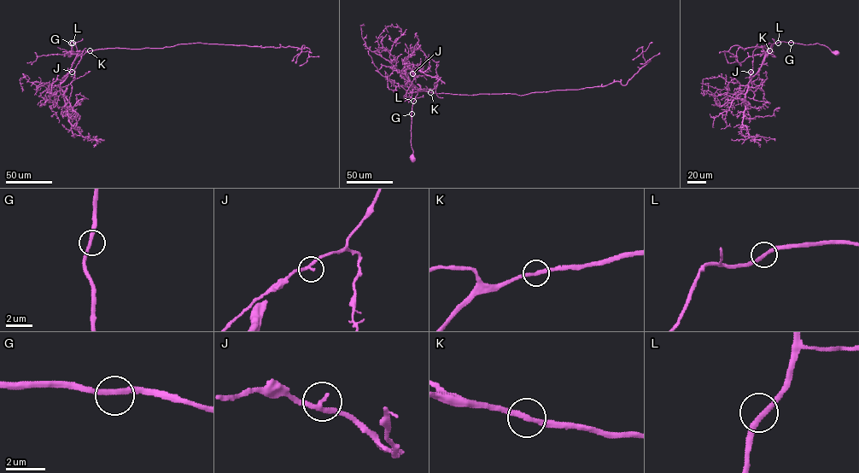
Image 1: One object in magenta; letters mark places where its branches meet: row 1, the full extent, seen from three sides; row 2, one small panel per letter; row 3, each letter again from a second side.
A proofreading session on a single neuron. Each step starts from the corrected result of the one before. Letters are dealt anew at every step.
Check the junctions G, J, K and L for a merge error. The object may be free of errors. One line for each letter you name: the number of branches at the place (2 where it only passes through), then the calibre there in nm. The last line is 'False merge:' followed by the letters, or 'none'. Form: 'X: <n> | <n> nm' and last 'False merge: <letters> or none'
False merge: none

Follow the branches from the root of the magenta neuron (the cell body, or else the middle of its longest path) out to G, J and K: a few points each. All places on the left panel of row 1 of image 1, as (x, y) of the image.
G: (72, 53), (71, 43)
J: (72, 53), (71, 42), (75, 43), (78, 55), (60, 87), (61, 79), (72, 72)
K: (72, 53), (71, 42), (75, 43), (78, 55), (90, 50)

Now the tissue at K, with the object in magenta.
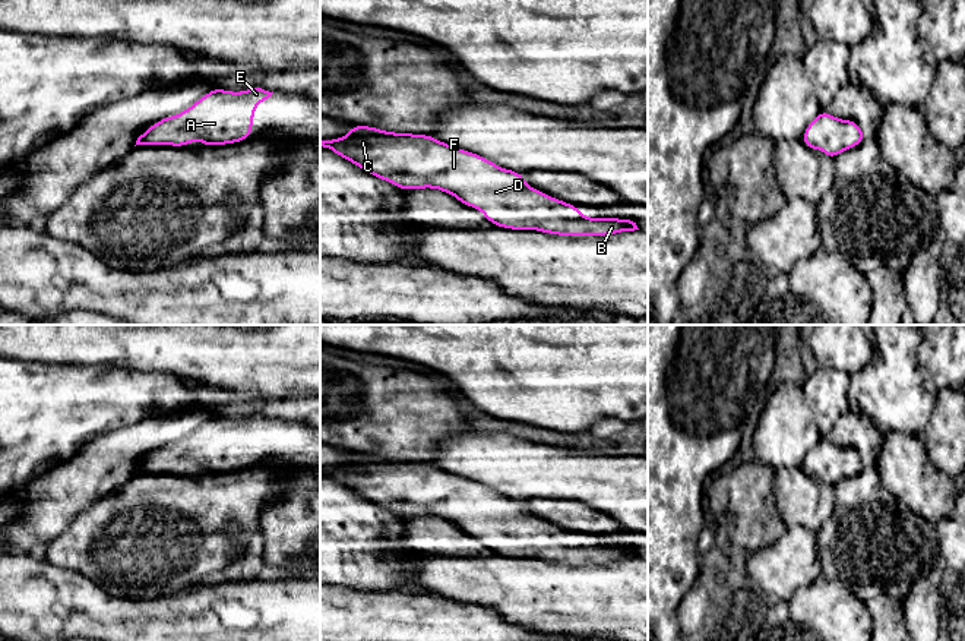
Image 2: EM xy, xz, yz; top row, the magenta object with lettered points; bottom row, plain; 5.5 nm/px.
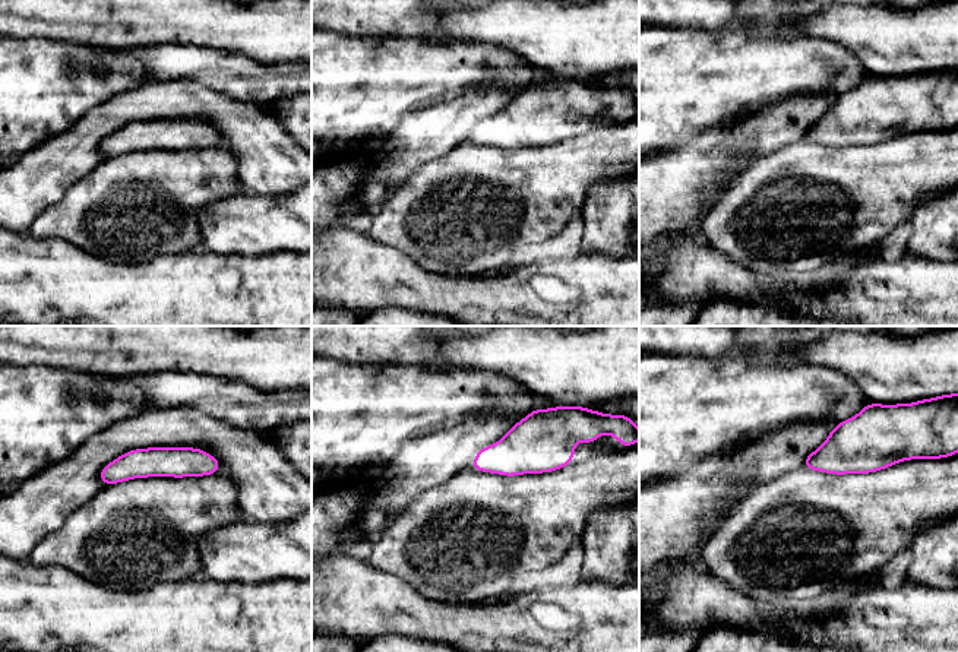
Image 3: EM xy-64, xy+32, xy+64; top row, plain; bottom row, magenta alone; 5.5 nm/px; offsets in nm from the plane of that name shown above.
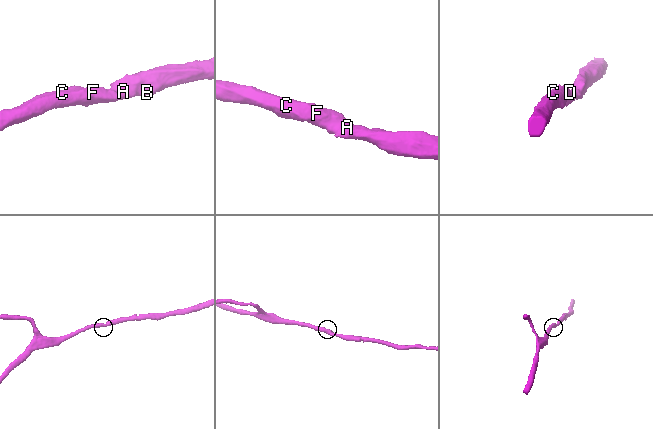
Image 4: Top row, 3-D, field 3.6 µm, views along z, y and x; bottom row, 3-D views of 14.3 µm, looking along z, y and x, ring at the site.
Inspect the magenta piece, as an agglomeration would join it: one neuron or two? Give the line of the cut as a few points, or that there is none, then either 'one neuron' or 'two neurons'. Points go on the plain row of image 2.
cut none; one neuron

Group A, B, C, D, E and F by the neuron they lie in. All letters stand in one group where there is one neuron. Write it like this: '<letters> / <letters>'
A B C D E F

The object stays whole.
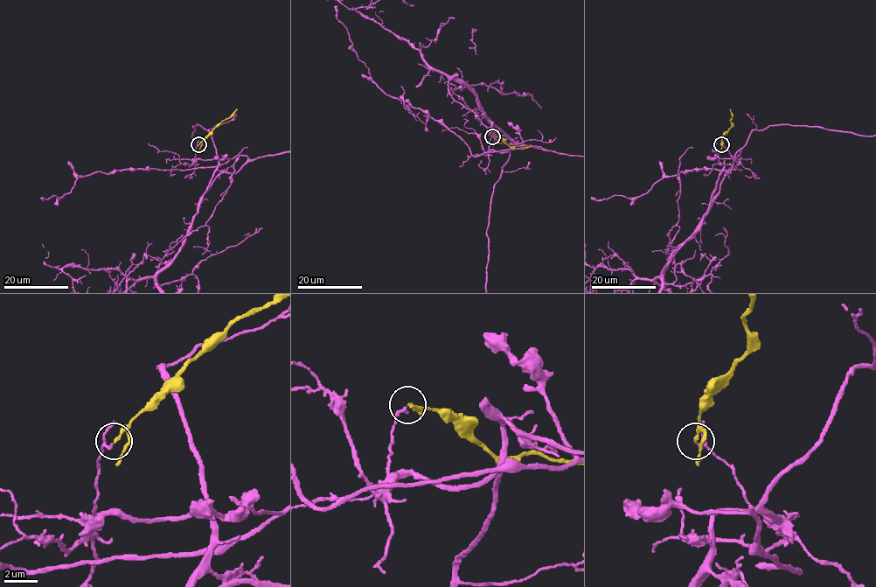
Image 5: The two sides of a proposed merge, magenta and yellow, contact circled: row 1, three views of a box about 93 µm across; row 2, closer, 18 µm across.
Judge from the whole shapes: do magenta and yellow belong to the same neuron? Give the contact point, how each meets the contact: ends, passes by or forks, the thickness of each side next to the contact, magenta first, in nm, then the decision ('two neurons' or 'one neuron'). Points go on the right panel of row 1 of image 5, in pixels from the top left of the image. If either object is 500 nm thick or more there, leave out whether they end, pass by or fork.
place (721, 144); magenta passes by; yellow ends; calibres 110 and 200 nm; two neurons

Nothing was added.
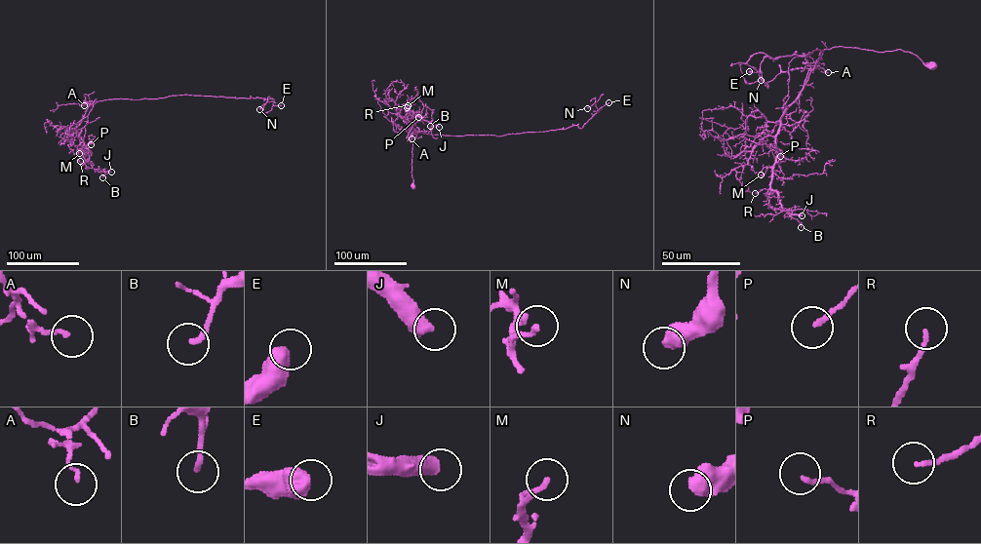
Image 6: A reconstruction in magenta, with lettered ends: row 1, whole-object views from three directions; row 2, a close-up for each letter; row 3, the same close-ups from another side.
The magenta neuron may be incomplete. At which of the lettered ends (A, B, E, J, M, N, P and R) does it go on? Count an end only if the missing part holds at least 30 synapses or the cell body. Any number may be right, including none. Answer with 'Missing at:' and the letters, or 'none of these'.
Missing at: B, J

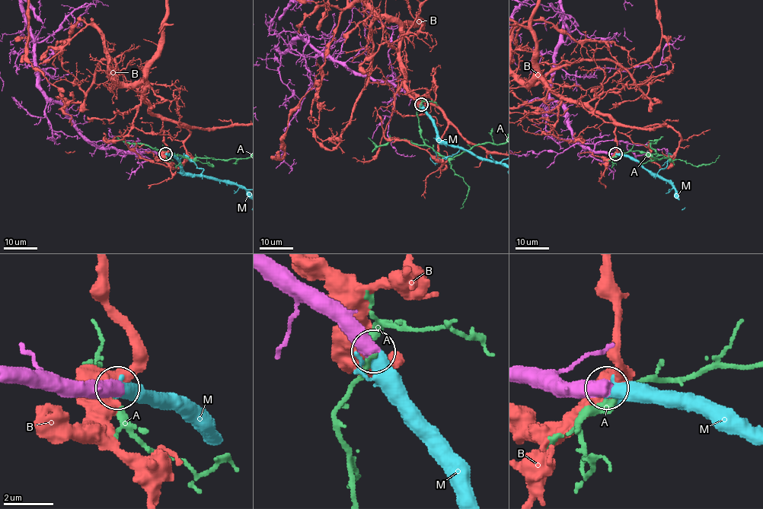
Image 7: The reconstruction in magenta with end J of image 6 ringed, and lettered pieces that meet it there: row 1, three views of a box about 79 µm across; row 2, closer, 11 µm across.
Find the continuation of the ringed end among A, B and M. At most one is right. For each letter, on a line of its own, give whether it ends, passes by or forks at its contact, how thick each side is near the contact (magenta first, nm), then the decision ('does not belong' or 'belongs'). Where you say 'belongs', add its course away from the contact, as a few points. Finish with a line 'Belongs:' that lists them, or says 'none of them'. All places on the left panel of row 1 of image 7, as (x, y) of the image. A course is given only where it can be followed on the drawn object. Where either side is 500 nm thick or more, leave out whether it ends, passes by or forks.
A: 550 nm thick on the magenta side, 320 nm on the other; does not belong
B: 750 nm thick on the magenta side, 650 nm on the other; does not belong
M: 600 nm thick on the magenta side, 400 nm on the other; belongs
Belongs: M

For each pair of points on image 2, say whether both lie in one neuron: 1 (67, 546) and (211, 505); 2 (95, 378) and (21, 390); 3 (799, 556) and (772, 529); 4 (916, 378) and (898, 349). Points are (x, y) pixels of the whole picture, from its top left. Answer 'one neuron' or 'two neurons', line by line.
1: one neuron
2: one neuron
3: two neurons
4: one neuron

